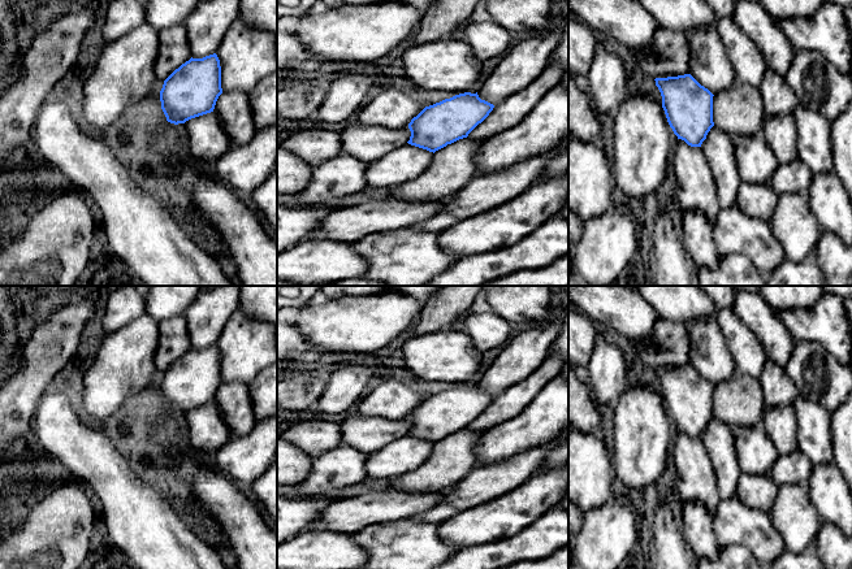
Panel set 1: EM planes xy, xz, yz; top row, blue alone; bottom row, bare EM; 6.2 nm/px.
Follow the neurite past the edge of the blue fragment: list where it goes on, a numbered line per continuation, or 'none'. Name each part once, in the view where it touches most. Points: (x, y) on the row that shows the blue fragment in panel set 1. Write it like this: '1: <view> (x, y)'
none

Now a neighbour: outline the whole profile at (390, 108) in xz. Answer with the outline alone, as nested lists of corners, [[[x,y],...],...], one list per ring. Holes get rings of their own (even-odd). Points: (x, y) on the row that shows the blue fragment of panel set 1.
[[[395,87],[380,88],[356,113],[358,125],[386,129],[407,127],[424,107]]]

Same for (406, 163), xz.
[[[406,143],[368,164],[367,186],[389,188],[414,181],[431,165],[433,155],[433,152]]]

